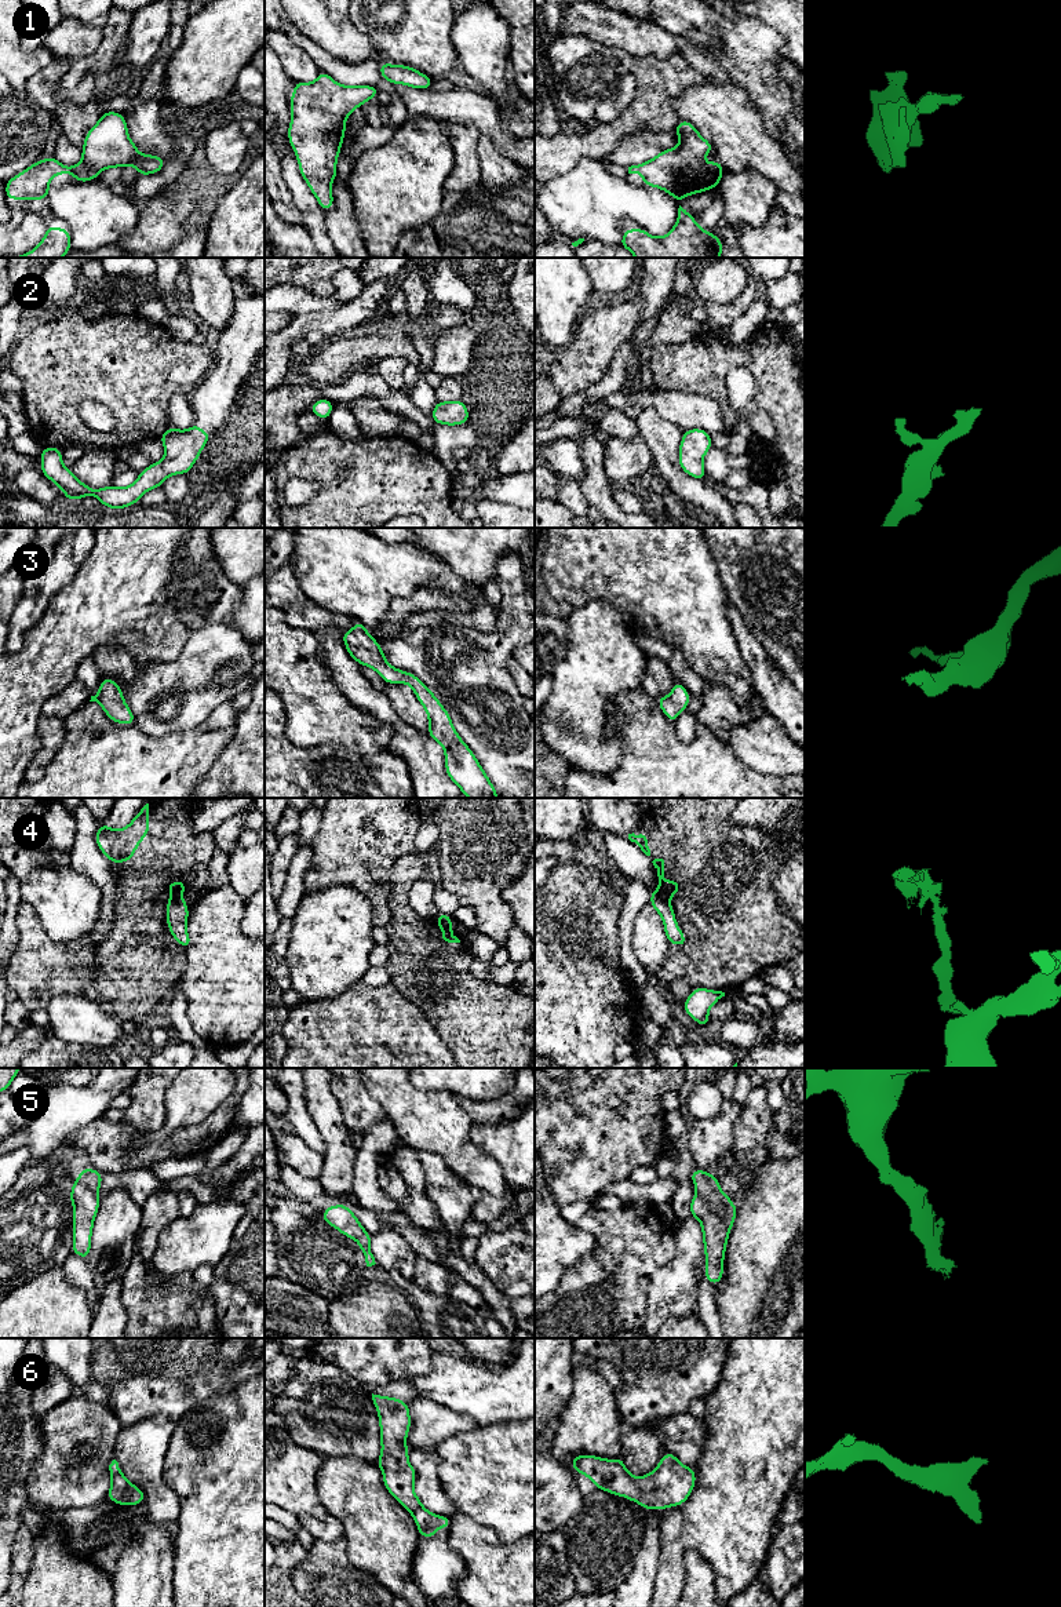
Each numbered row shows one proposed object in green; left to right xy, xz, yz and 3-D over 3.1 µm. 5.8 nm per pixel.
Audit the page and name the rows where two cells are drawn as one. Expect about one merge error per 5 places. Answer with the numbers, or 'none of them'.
4

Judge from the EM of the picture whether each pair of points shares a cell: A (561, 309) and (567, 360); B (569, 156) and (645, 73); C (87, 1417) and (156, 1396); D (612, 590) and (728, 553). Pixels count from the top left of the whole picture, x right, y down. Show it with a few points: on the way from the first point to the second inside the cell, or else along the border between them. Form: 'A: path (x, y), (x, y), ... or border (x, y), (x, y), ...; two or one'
A: border (580, 317), (569, 345), (549, 345); two
B: path (595, 142), (616, 132), (645, 104), (645, 99); one
C: border (106, 1405), (123, 1425); two
D: border (706, 542), (725, 587); two

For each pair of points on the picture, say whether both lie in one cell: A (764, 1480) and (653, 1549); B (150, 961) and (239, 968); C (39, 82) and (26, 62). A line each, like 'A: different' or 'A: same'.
A: different
B: different
C: different

